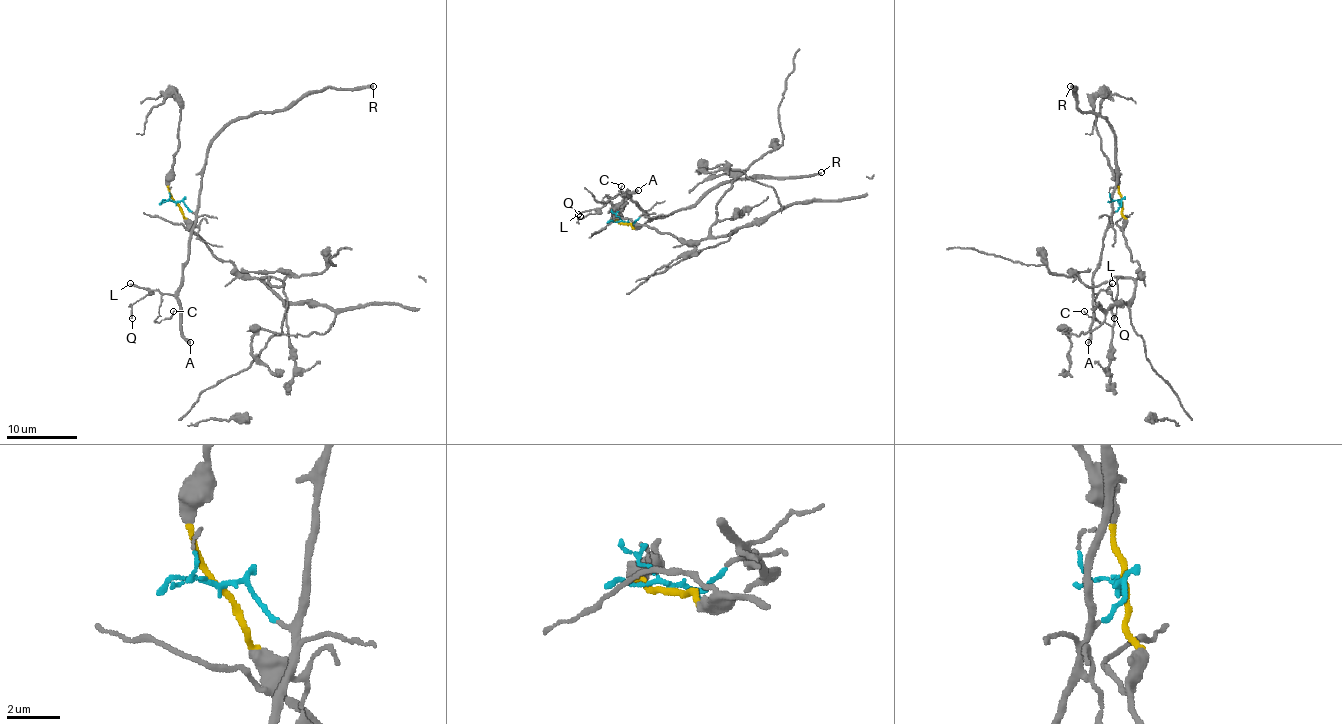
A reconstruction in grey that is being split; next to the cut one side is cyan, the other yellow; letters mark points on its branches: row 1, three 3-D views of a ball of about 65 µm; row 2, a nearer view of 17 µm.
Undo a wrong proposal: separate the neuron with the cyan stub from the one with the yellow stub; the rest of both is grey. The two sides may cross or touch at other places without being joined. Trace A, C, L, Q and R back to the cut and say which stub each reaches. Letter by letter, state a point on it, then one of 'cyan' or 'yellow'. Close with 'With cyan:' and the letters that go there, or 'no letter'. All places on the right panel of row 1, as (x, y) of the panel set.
A: (1088, 342) | cyan
C: (1084, 311) | cyan
L: (1112, 283) | cyan
Q: (1114, 318) | cyan
R: (1070, 86) | cyan
With cyan: A, C, L, Q, R

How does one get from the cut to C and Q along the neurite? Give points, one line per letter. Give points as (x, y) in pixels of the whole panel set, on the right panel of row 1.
C: (1119, 202), (1093, 276), (1096, 308), (1093, 316), (1098, 322), (1084, 311)
Q: (1119, 202), (1093, 276), (1093, 294), (1105, 290), (1112, 297), (1114, 318)

